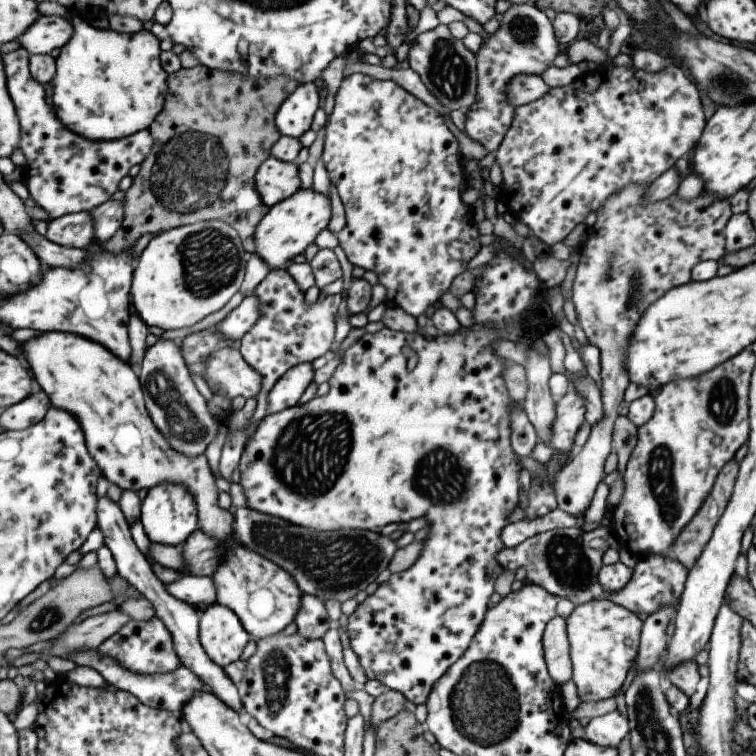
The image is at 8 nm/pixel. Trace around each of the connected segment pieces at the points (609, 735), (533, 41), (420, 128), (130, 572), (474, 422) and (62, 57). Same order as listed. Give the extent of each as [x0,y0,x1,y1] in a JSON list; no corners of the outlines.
[[584,709,629,748],[465,3,562,150],[321,74,481,319],[97,496,243,713],[238,236,546,706],[51,10,169,140]]

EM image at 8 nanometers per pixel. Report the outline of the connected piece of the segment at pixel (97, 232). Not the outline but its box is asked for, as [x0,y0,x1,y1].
[90,199,124,244]

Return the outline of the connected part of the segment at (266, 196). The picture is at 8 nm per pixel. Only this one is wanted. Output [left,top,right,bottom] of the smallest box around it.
[255,155,301,207]

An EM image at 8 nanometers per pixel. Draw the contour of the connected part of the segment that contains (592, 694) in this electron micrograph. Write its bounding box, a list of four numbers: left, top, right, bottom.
[566,598,643,702]

